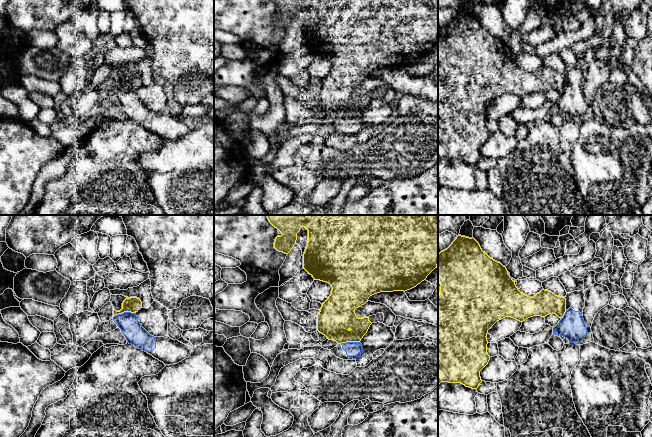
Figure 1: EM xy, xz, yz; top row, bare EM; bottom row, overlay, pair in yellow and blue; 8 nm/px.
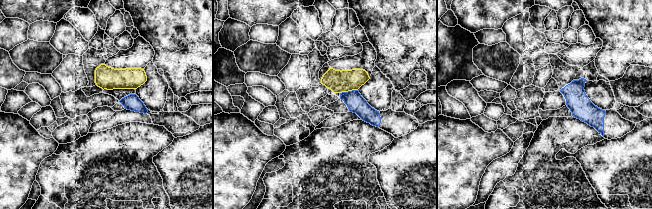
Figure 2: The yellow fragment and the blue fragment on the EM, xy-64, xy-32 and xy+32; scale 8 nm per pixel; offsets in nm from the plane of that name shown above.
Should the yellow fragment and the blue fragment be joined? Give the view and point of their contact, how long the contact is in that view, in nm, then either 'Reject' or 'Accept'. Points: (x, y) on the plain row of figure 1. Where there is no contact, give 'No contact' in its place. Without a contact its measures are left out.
Touches yellow at xy (124, 87). Shared border 190 nm. Reject

